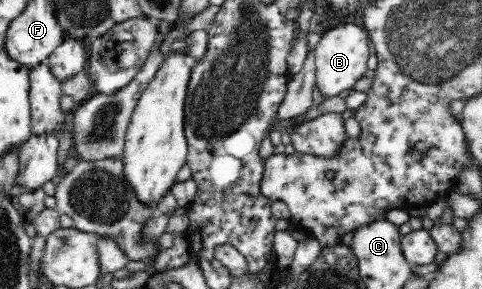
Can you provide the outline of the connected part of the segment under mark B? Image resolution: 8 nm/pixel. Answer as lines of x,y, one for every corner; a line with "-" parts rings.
343,23
336,25
333,29
325,32
314,50
316,54
316,85
323,94
324,101
329,98
340,97
352,91
356,82
367,72
367,64
372,60
369,54
368,33
357,23

